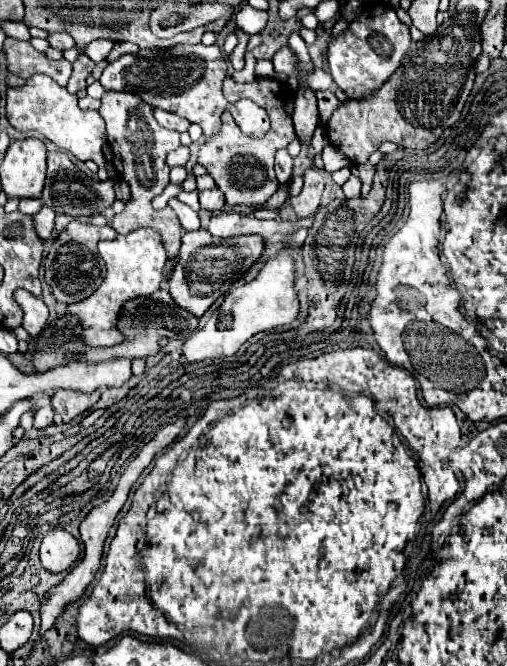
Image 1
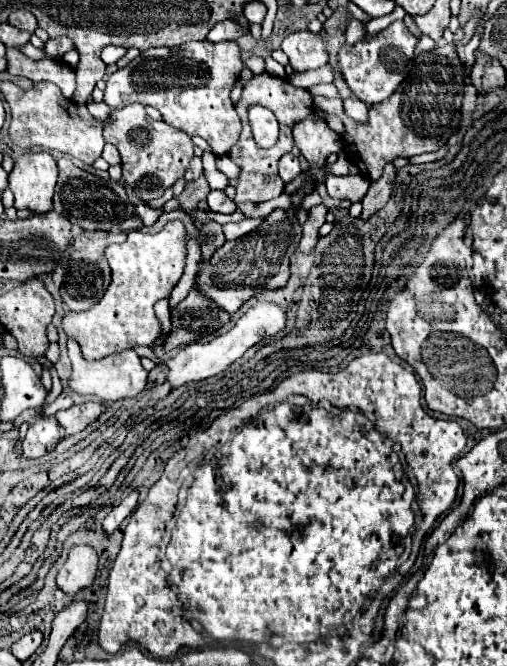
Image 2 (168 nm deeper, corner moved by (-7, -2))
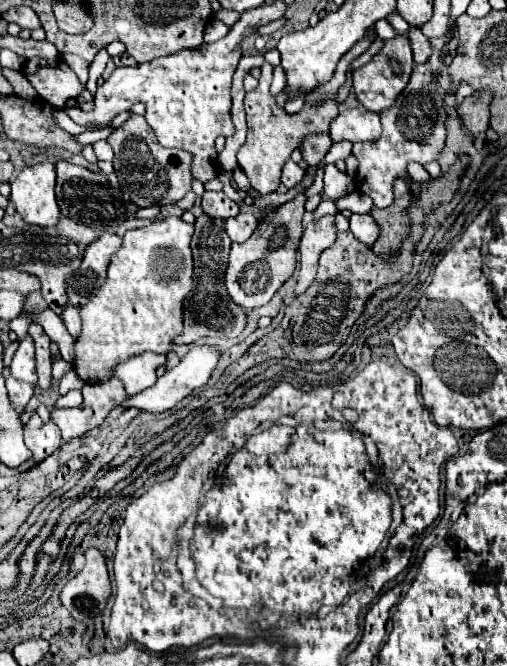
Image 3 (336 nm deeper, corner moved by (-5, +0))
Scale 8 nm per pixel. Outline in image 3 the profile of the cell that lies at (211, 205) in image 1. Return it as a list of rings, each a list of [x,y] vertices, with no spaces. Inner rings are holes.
[[[205,191],[201,207],[205,215],[215,219],[227,219],[239,213],[239,205],[233,199],[229,199],[223,191]]]

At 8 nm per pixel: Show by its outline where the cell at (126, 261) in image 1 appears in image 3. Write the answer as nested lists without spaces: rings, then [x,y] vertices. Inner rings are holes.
[[[167,217],[143,229],[131,229],[123,237],[121,249],[111,257],[107,281],[97,295],[81,309],[83,331],[75,341],[75,371],[85,383],[107,383],[113,377],[115,365],[145,351],[167,355],[171,343],[183,333],[183,299],[193,287],[193,255],[191,255],[193,225],[179,217]]]

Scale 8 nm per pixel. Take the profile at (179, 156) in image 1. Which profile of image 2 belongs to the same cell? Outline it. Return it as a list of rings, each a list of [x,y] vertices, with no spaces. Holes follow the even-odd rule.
[[[193,157],[191,163],[189,163],[189,167],[187,167],[187,171],[185,171],[185,181],[193,181],[193,179],[197,179],[197,177],[201,175],[201,171],[203,171],[201,157]]]

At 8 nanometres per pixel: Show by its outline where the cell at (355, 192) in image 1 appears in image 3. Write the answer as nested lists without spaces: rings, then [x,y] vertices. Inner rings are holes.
[[[351,215],[351,233],[355,235],[357,241],[365,243],[367,247],[373,247],[381,231],[377,221],[371,215]]]

